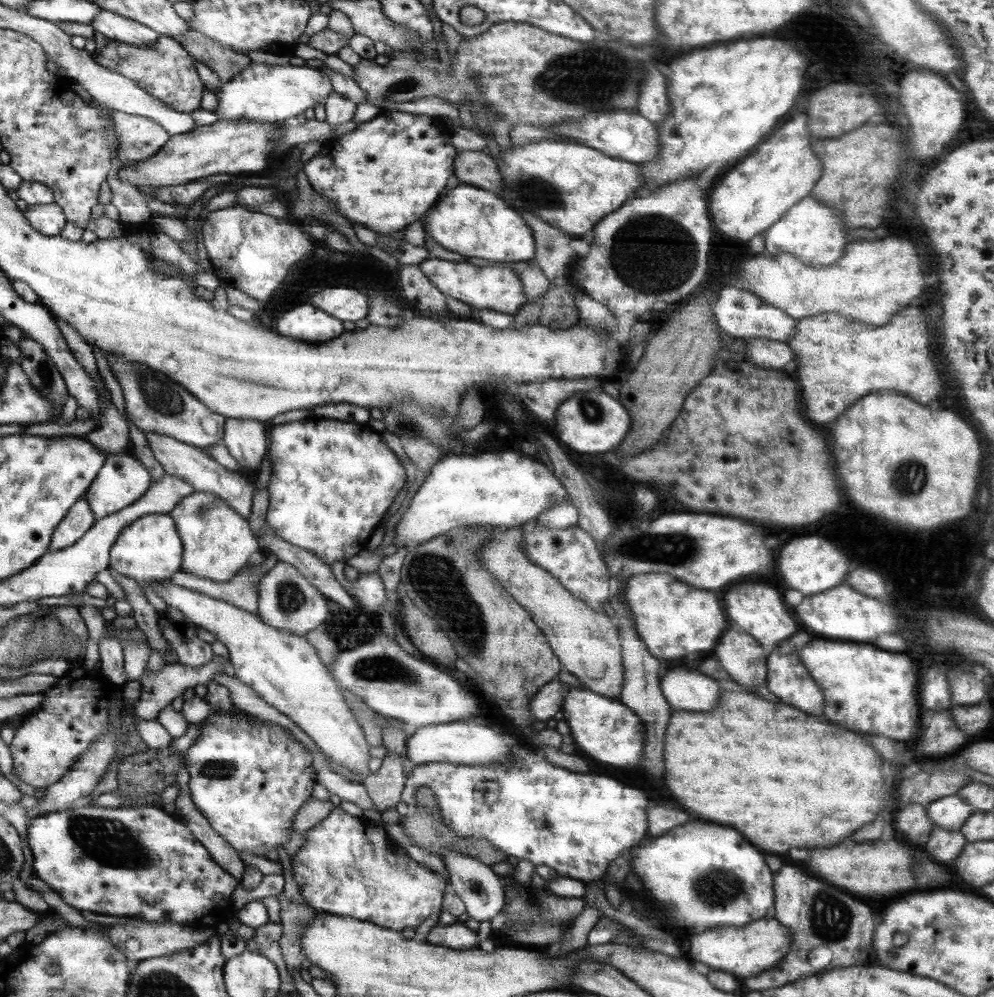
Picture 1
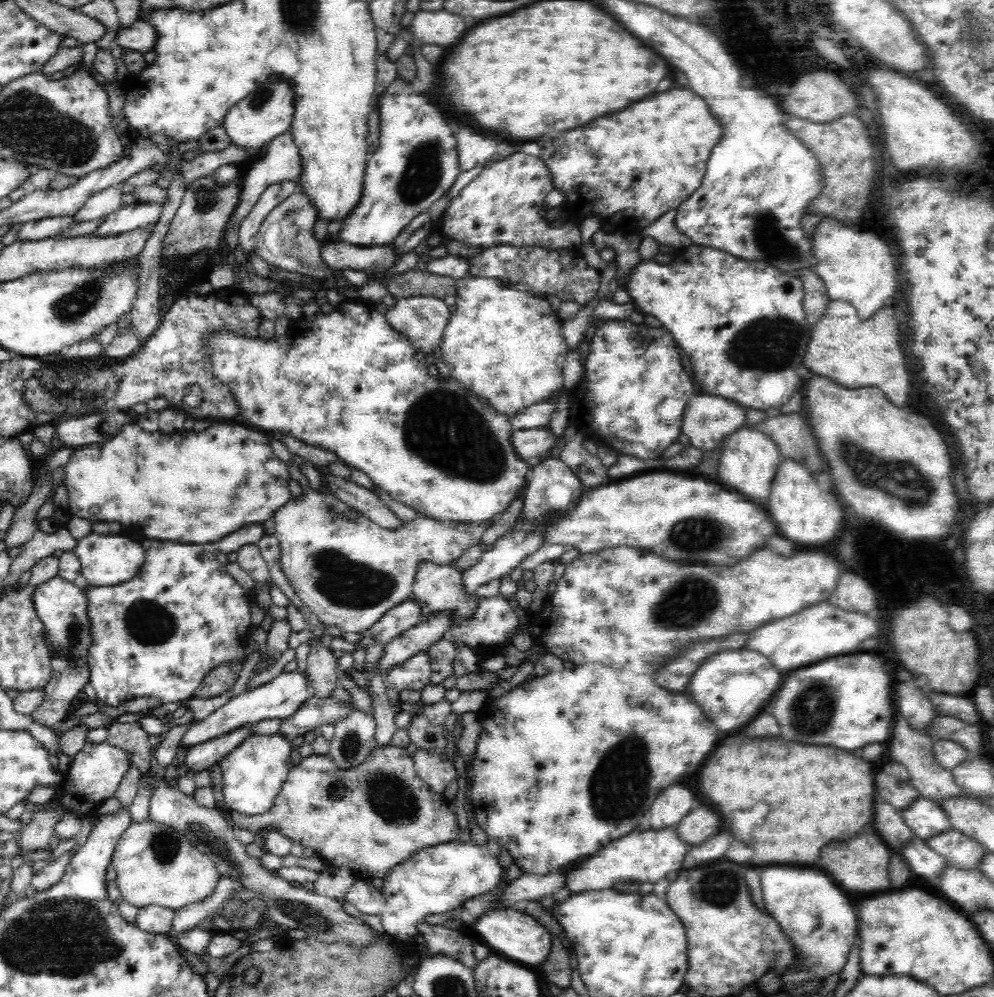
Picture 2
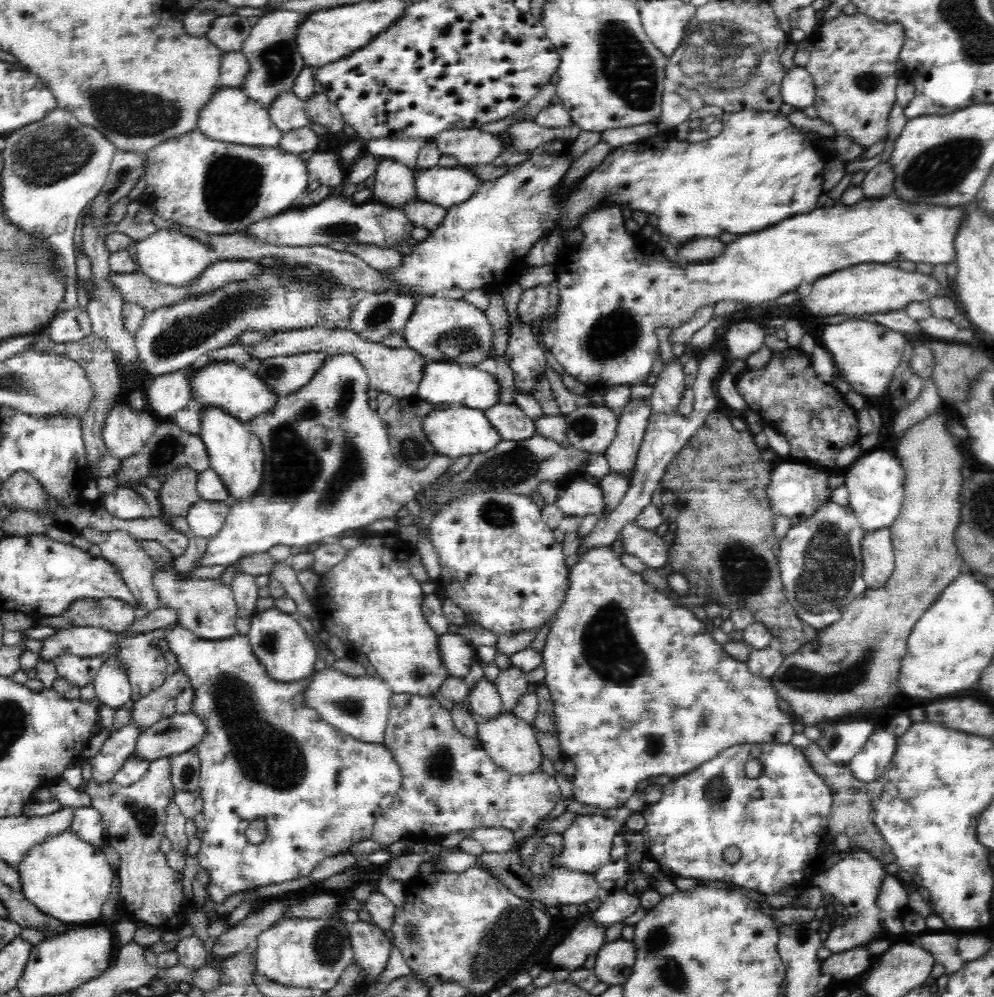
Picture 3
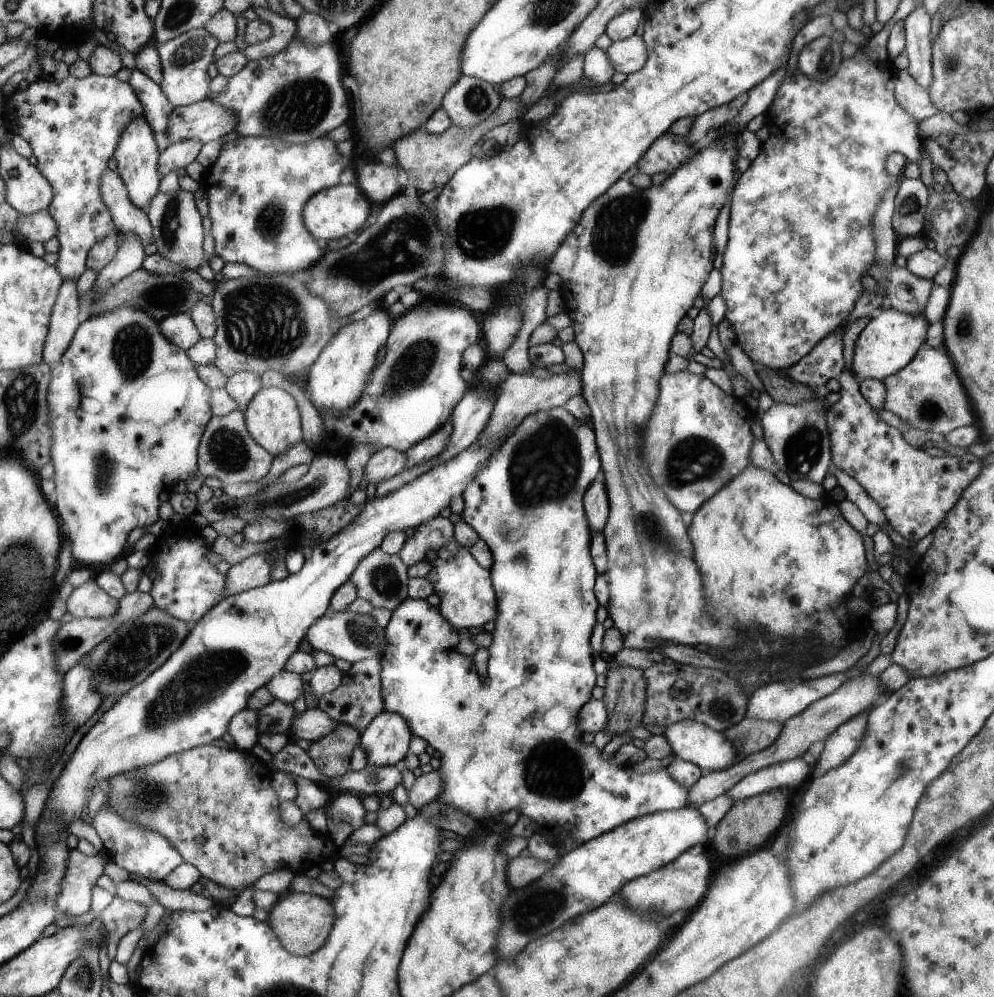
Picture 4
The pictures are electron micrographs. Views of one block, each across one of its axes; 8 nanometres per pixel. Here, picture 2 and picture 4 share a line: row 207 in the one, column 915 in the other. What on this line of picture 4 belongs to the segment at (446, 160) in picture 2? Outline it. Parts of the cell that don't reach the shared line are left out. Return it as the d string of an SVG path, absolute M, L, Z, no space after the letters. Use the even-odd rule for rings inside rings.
M922 344L914 359L883 382L886 386L886 402L883 409L908 422L908 426L914 430L945 435L956 428L977 422L972 418L970 400L964 394L956 370L942 348L928 348L926 344Z

